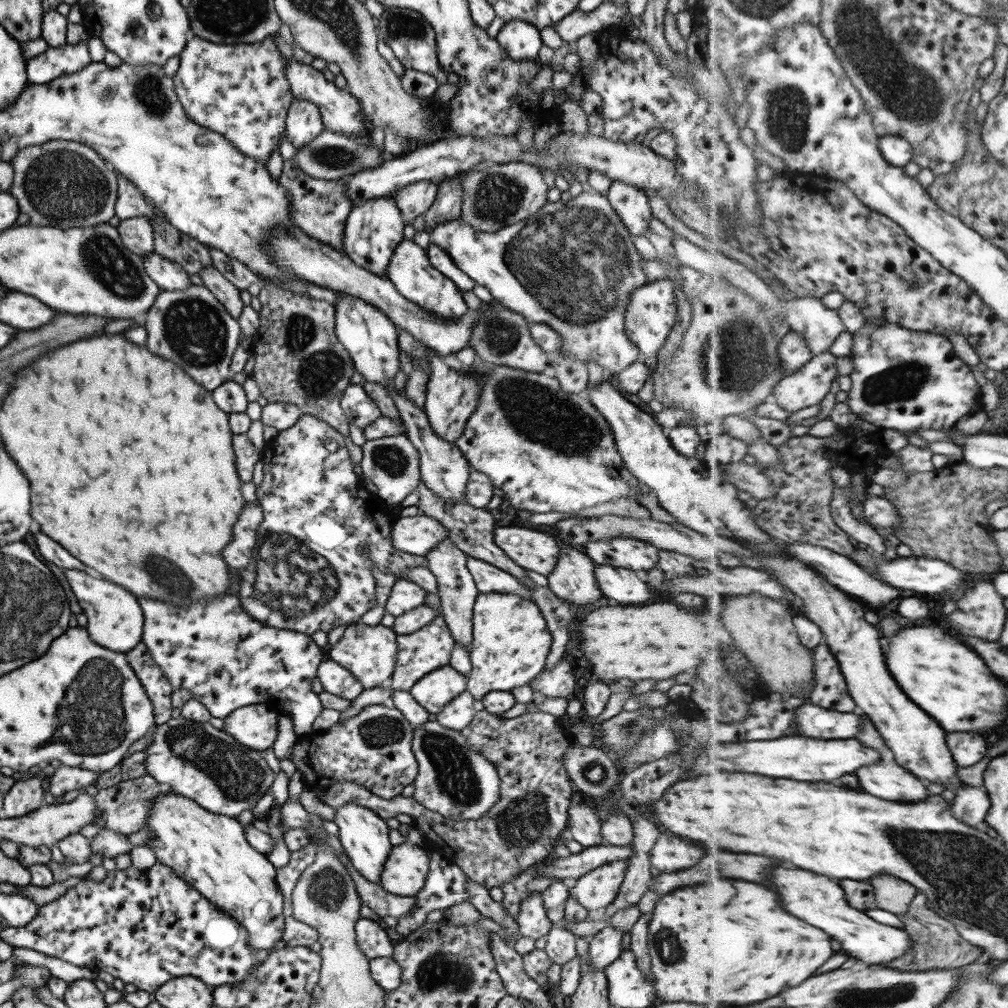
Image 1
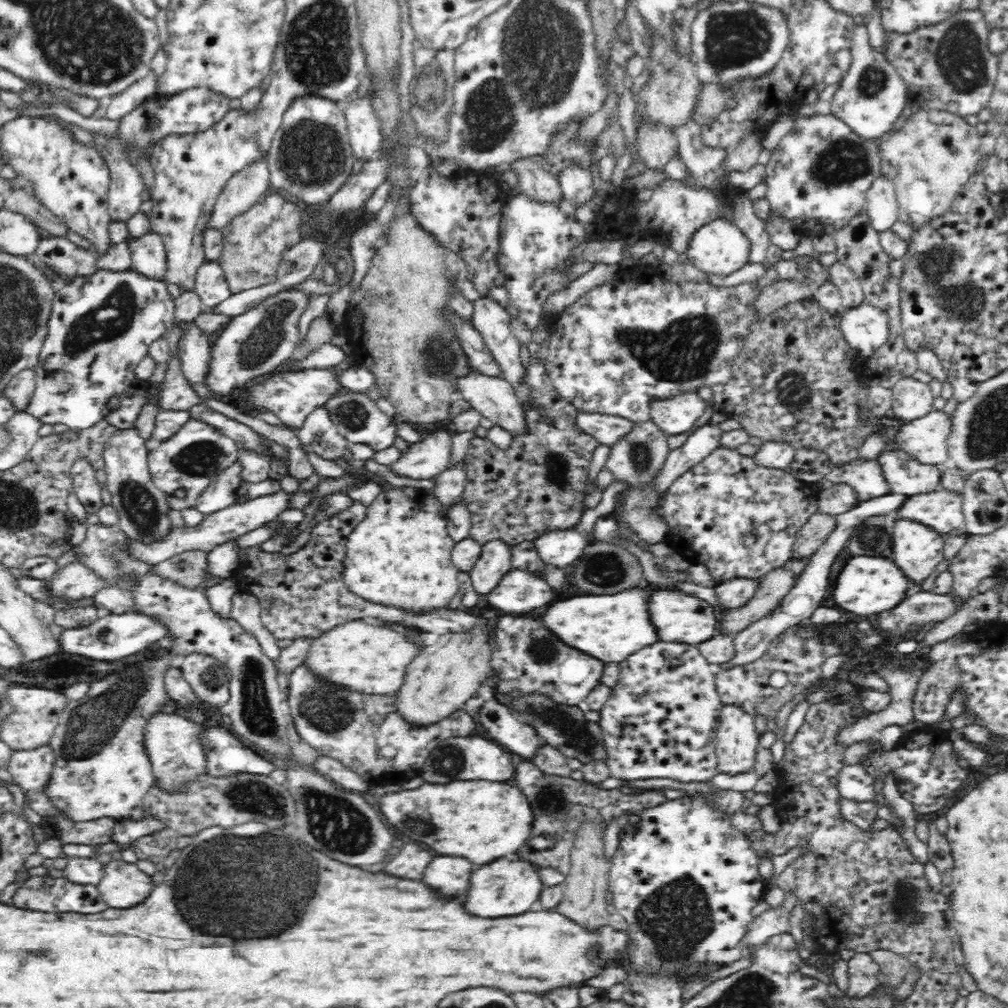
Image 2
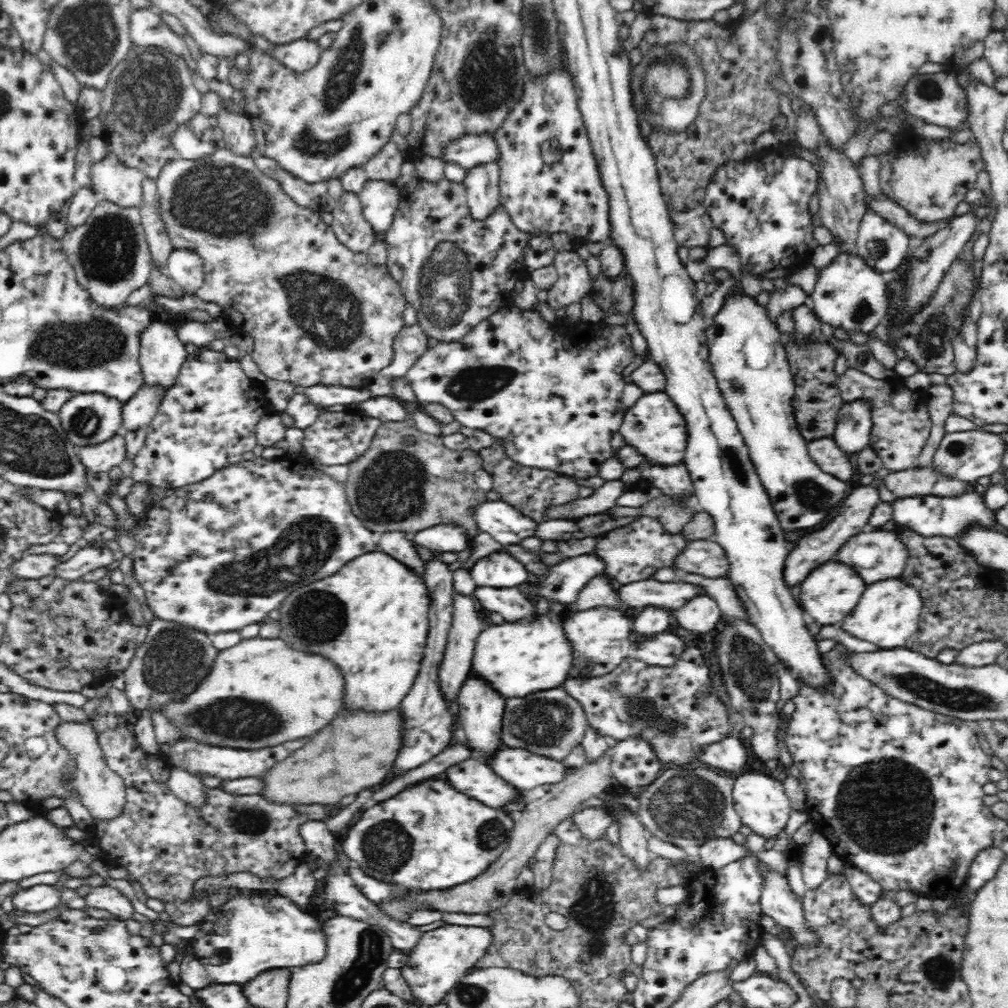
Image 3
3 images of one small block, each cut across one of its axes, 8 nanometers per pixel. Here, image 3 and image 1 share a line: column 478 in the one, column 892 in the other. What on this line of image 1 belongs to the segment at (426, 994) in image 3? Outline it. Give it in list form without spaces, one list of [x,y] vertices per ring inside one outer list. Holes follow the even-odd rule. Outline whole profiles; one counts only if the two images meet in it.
[[[779,864],[771,868],[771,882],[775,884],[785,908],[789,908],[793,916],[825,930],[829,936],[835,936],[835,940],[845,942],[845,950],[851,956],[860,958],[860,966],[888,967],[888,962],[908,953],[914,943],[904,928],[881,924],[873,920],[867,912],[849,905],[845,898],[845,890],[837,882],[829,880],[827,876],[819,876],[815,872],[807,872],[801,868],[787,868]]]

